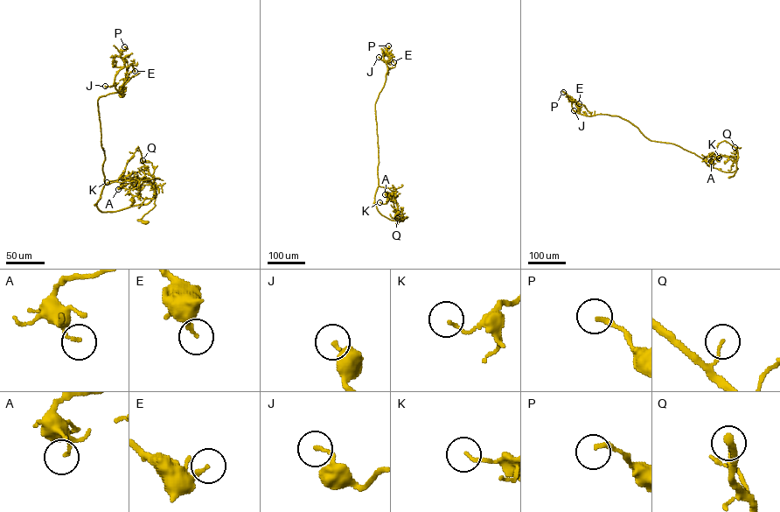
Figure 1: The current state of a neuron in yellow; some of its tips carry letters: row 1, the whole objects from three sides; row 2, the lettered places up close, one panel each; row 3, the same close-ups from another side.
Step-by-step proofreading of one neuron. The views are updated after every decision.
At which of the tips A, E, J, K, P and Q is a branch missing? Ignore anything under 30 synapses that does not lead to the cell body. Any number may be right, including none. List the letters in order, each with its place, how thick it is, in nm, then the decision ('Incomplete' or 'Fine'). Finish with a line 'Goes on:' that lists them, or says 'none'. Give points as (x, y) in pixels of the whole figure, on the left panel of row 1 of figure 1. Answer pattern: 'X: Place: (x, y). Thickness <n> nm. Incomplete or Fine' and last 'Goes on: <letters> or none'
A: Place: (118, 189). Thickness 120 nm. Fine
E: Place: (135, 71). Thickness 170 nm. Fine
J: Place: (105, 86). Thickness 140 nm. Fine
K: Place: (107, 182). Thickness 100 nm. Fine
P: Place: (124, 46). Thickness 200 nm. Fine
Q: Place: (142, 160). Thickness 100 nm. Fine
Goes on: none

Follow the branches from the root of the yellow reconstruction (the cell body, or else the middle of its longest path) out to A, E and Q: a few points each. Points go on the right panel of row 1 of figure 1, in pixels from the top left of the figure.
A: (729, 177), (736, 170), (734, 157), (721, 156), (711, 161)
E: (729, 177), (736, 170), (733, 157), (703, 158), (651, 140), (618, 116), (576, 112), (571, 102), (579, 103)
Q: (729, 177), (736, 170), (738, 157), (734, 147)

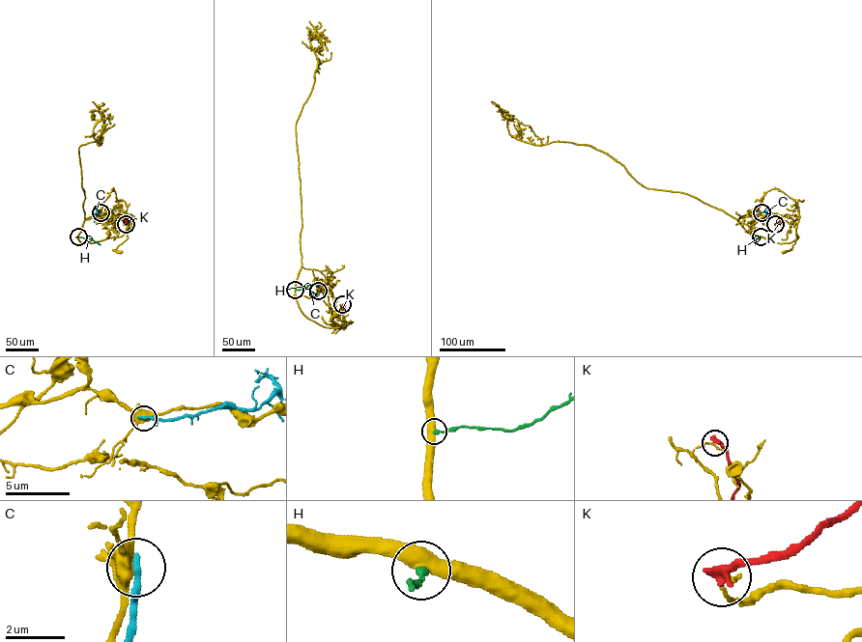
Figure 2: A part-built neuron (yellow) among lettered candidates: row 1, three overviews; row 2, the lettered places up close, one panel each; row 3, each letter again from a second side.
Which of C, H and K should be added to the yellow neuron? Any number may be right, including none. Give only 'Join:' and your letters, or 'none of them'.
Join: none of them

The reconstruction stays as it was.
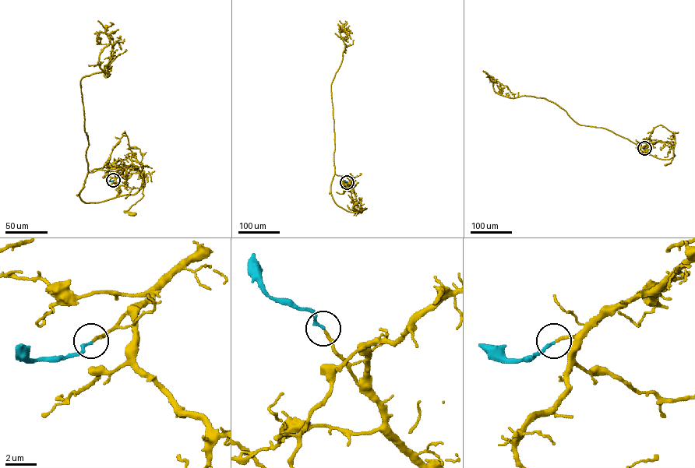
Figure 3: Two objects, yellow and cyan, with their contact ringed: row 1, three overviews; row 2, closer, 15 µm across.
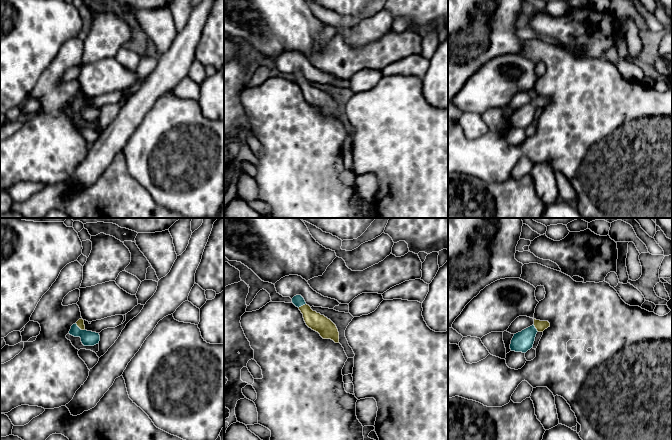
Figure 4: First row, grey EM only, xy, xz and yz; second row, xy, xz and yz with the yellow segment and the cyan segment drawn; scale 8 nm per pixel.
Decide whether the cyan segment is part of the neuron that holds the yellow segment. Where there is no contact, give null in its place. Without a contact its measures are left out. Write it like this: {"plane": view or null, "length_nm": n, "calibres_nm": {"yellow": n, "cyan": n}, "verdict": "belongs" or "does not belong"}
{"plane": "xy", "length_nm": 100, "calibres_nm": {"yellow": 60, "cyan": 130}, "verdict": "belongs"}

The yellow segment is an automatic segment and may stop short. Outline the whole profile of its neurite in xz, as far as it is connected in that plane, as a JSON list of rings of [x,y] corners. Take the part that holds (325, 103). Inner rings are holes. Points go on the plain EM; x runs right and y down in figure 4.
[[[301,71],[294,72],[292,79],[299,84],[309,104],[318,108],[323,115],[331,115],[335,119],[339,119],[338,105],[330,95],[313,87]]]

